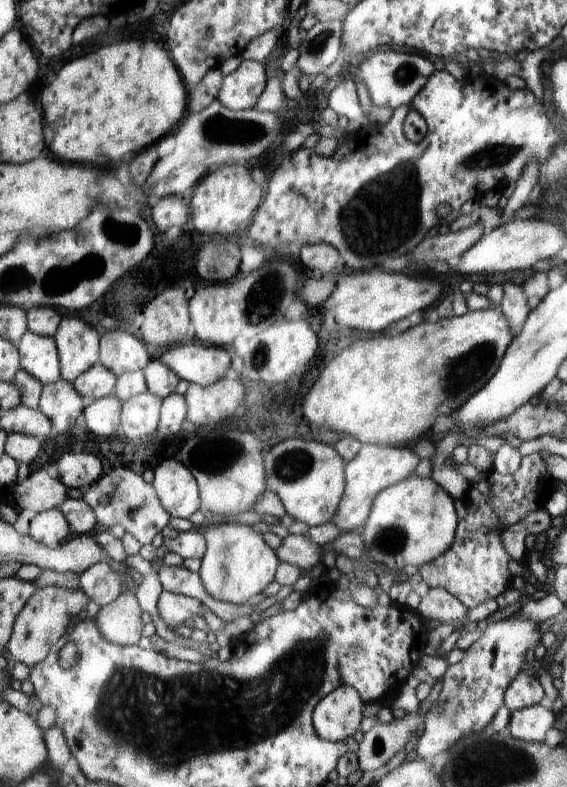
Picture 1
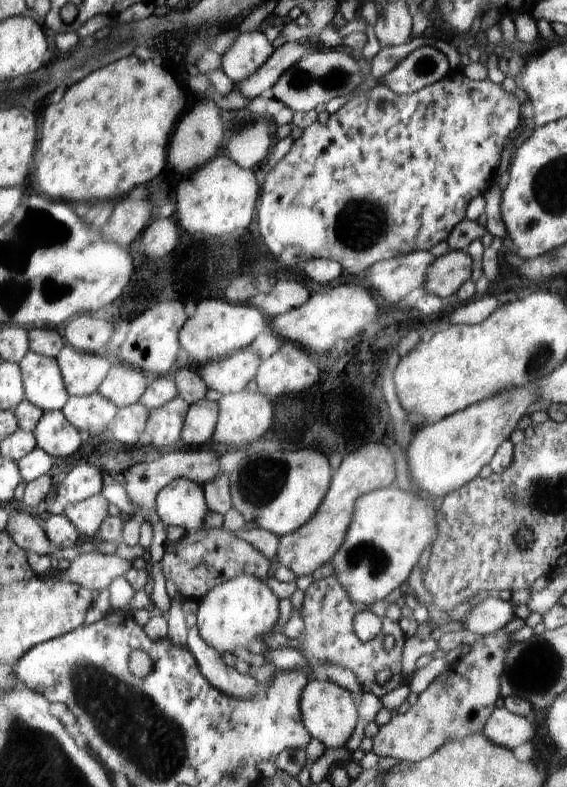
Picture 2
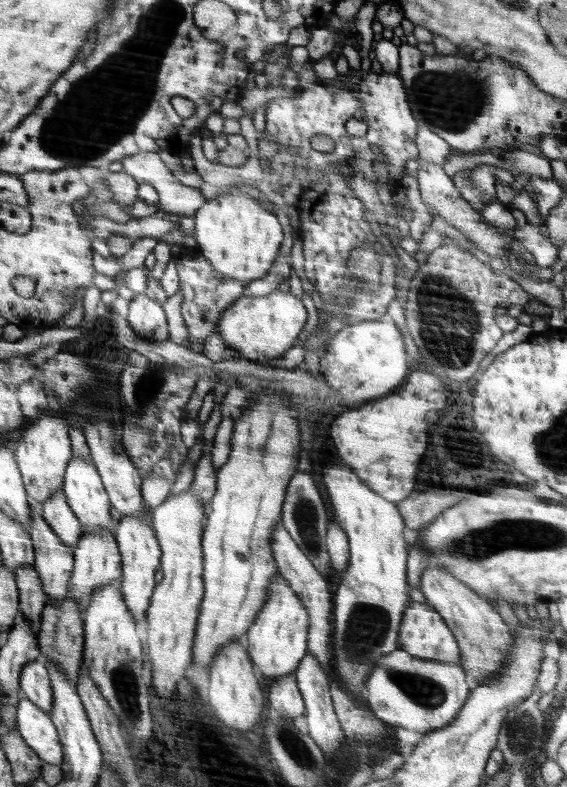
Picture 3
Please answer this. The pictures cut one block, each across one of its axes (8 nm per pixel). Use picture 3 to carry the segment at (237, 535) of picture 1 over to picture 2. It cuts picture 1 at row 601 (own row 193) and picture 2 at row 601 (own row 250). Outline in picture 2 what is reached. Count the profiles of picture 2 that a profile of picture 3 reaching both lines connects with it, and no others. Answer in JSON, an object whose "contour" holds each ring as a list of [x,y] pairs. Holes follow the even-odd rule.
{"contour":[[[242,573],[232,580],[215,586],[200,601],[198,627],[206,642],[222,654],[234,652],[236,646],[247,647],[253,640],[264,635],[278,620],[278,596],[269,587],[270,583]]]}

